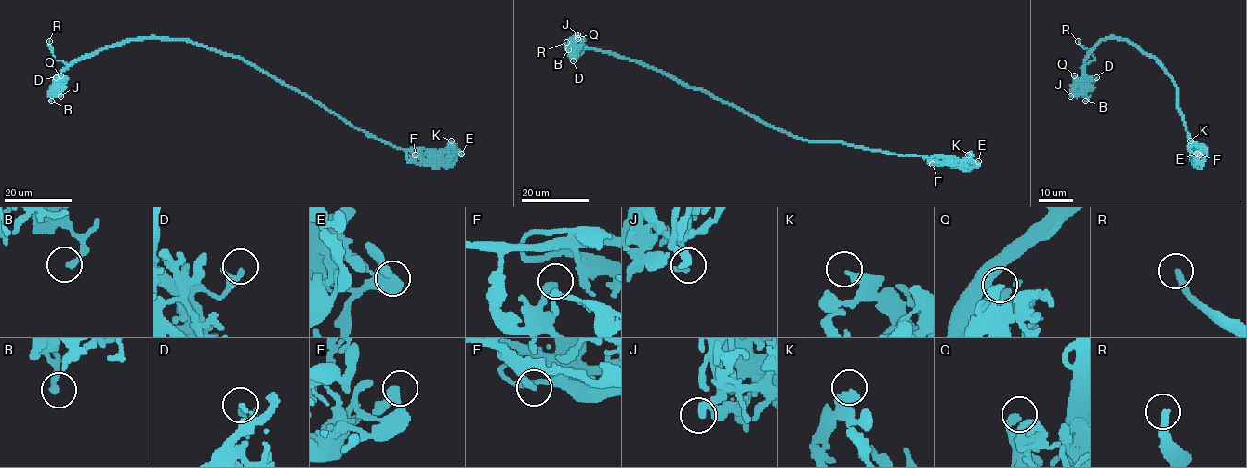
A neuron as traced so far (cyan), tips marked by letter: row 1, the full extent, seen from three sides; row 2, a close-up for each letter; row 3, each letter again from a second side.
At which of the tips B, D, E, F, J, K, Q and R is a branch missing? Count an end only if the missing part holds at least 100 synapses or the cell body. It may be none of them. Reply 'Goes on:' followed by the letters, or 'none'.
Goes on: R

